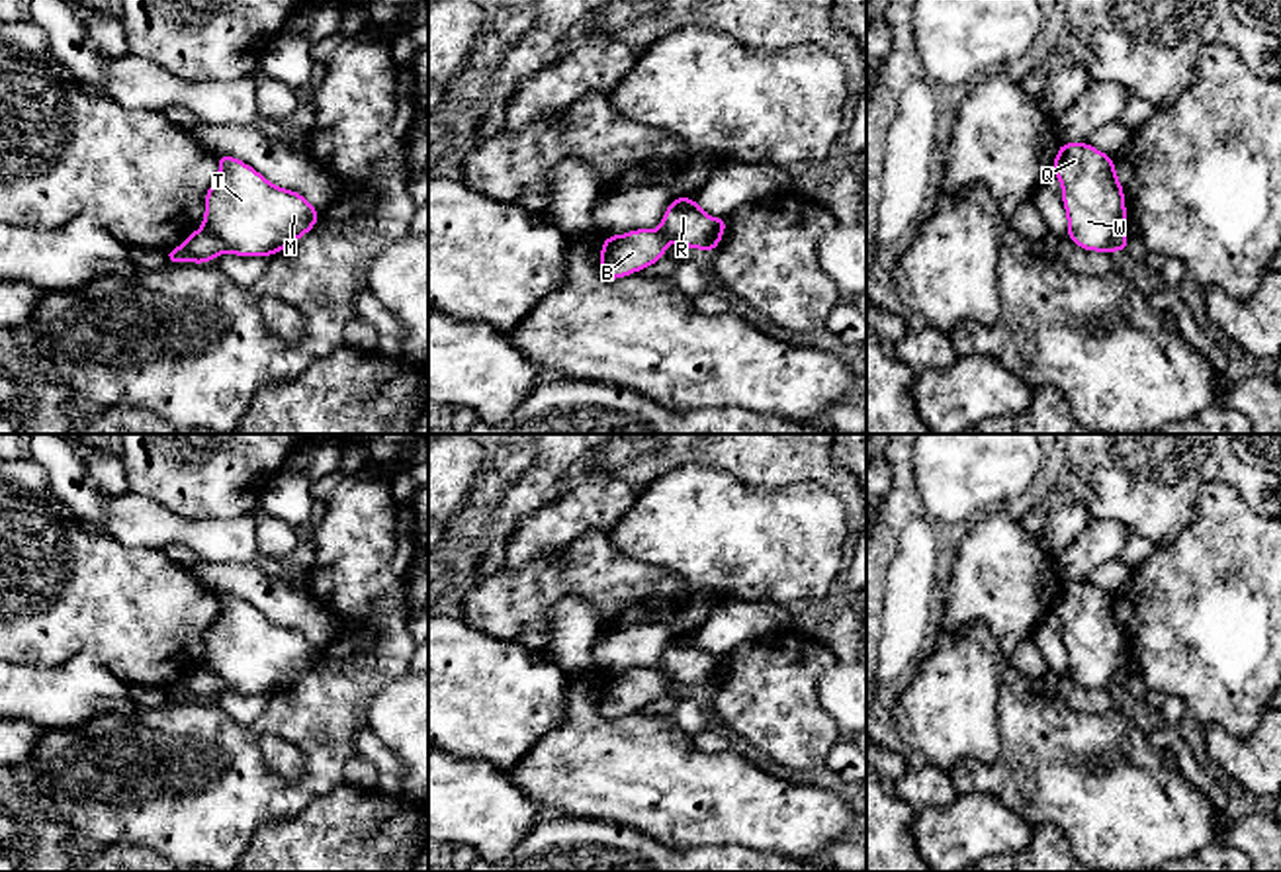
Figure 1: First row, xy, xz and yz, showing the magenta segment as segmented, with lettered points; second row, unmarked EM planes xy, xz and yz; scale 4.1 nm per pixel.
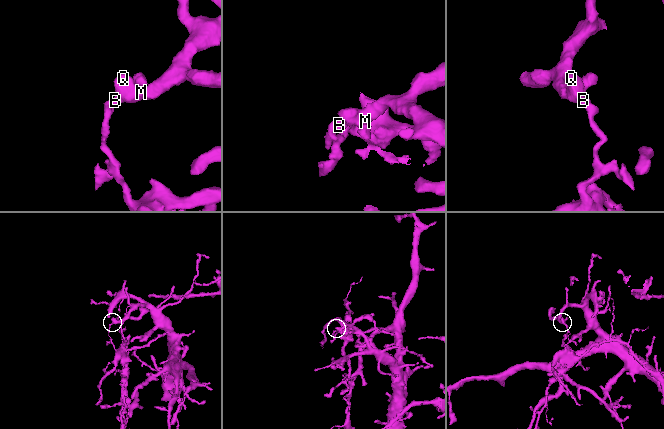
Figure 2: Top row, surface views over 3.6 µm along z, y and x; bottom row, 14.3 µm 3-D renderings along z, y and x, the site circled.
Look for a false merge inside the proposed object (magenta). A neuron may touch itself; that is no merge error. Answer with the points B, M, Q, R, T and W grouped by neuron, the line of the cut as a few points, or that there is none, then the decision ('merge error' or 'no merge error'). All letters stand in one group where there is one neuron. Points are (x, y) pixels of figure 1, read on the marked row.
B / M Q R T W | xy (202, 227), (227, 251) | merge error

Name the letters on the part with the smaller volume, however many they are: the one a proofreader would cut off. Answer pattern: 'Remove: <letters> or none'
Remove: B

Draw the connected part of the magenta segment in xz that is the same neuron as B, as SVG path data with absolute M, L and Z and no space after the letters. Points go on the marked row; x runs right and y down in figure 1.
M636 229L626 235L606 235L598 272L606 280L626 278L665 258L665 244L661 231Z

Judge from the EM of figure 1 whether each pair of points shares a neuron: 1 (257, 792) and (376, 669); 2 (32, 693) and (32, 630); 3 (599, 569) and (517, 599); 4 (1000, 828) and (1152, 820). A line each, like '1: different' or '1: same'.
1: same
2: different
3: same
4: different

